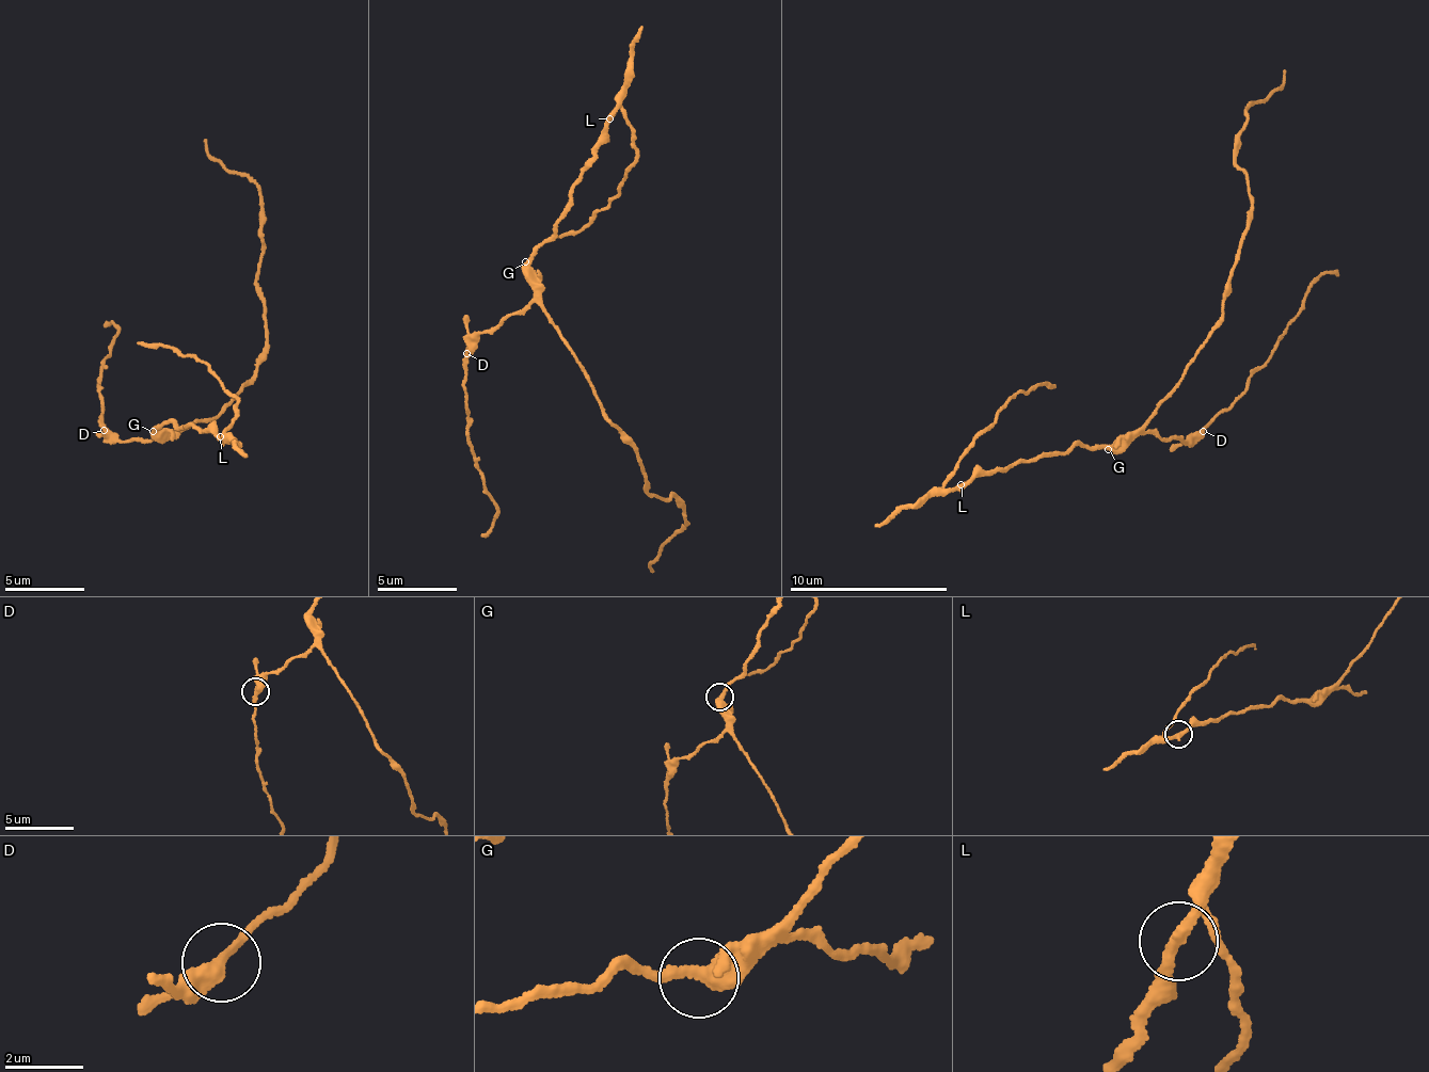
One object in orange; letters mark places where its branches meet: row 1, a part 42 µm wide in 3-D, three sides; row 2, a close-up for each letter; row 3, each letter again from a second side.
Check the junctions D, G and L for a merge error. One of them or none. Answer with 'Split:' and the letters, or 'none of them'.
Split: none of them

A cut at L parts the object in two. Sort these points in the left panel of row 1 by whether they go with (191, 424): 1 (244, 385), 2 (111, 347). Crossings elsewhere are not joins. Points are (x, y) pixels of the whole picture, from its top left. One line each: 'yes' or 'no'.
1: yes
2: yes

